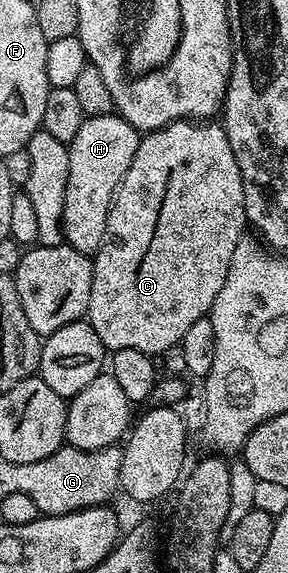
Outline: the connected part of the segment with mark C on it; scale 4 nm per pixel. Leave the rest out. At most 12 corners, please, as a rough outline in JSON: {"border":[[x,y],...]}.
{"border":[[223,124],[145,132],[92,262],[105,350],[162,355],[245,240]]}

